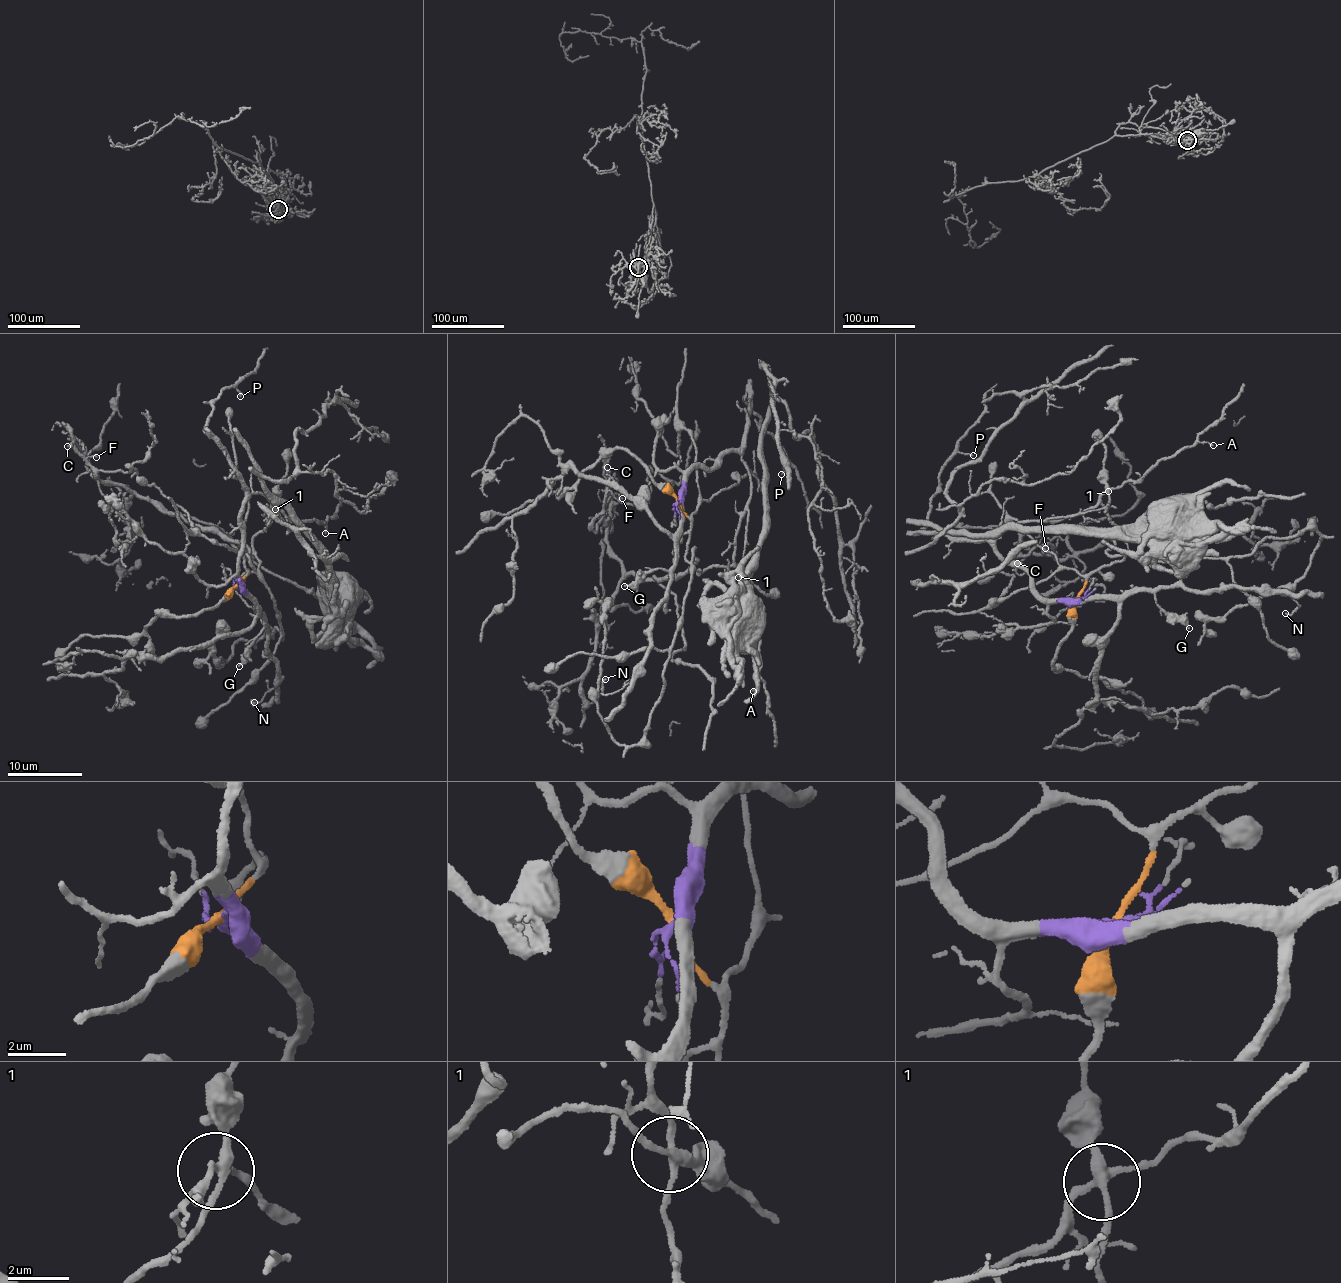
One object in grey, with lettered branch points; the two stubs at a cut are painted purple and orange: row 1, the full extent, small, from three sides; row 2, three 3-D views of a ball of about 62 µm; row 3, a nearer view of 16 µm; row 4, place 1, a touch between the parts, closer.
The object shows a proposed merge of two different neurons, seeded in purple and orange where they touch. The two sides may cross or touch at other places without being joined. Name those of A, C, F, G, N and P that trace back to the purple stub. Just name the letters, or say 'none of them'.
A, G, N, P

